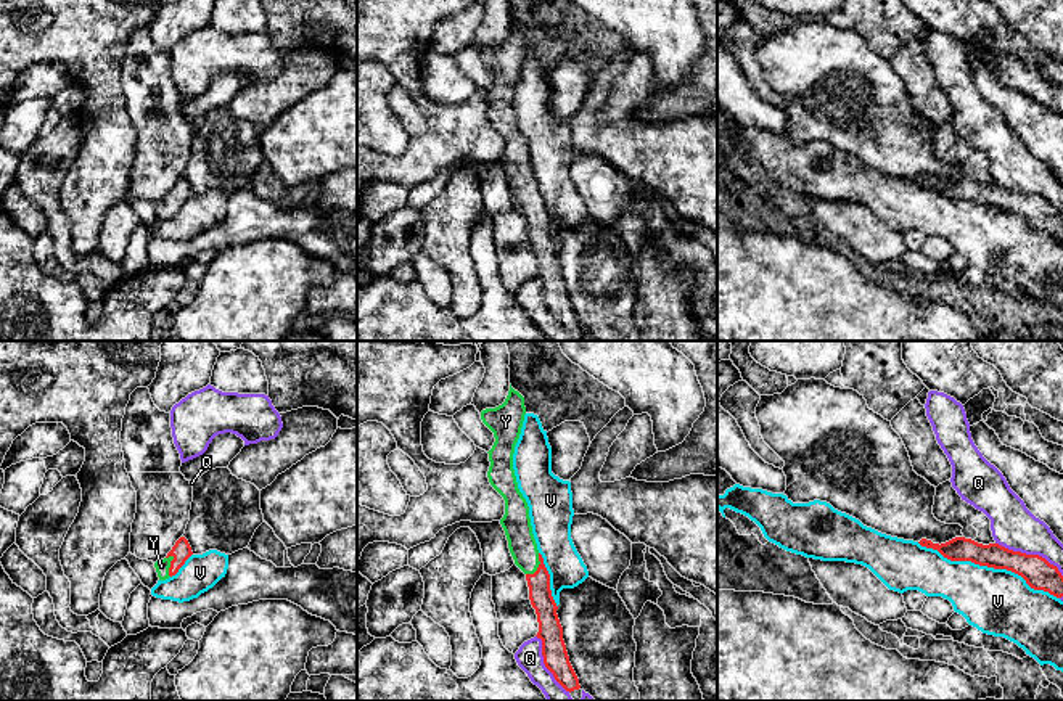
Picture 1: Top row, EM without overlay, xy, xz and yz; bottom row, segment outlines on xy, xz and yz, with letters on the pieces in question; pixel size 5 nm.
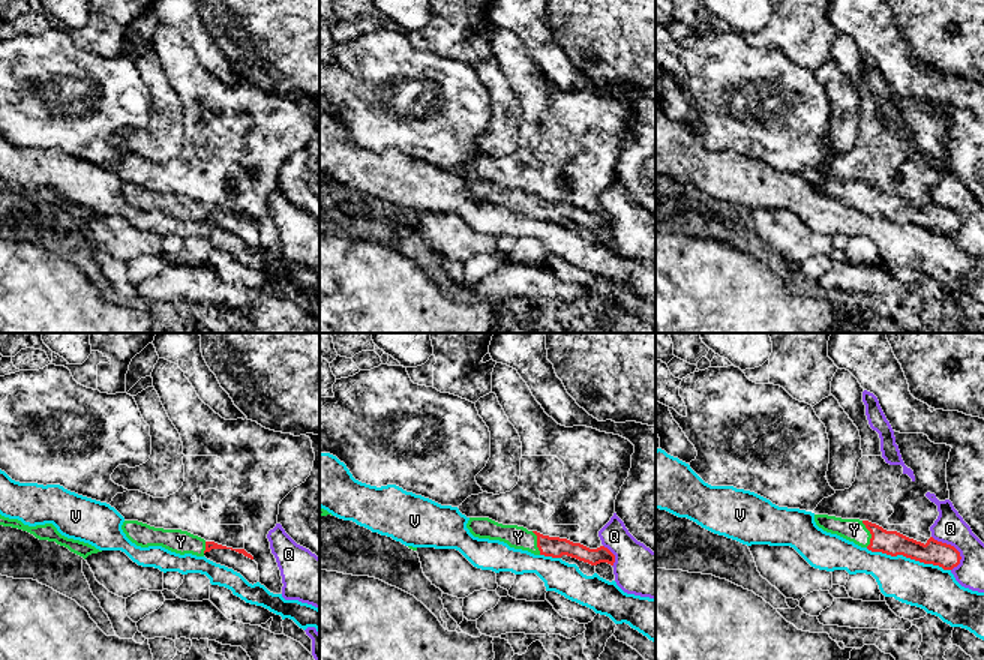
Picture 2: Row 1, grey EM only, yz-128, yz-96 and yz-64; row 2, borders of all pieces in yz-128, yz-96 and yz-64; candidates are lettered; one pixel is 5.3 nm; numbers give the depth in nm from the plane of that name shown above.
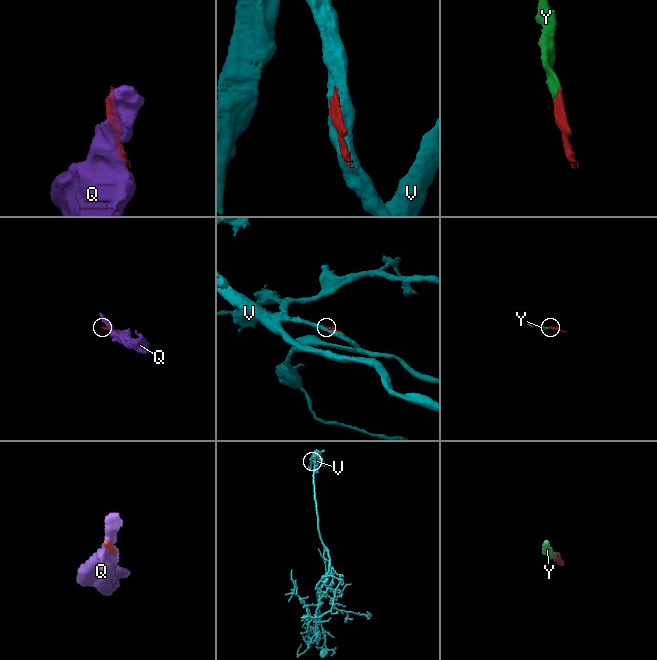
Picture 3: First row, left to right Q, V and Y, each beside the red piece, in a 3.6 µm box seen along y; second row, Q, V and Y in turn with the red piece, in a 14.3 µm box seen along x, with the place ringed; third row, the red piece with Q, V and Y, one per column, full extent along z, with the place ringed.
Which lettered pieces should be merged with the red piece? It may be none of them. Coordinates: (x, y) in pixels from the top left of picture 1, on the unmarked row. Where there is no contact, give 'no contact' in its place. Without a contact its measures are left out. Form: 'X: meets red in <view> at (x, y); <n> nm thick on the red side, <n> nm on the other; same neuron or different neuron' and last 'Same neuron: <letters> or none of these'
Q: meets red in yz at (1031, 195); 160 nm thick on the red side, 220 nm on the other; different neuron
V: meets red in yz at (988, 206); 150 nm thick on the red side, 340 nm on the other; different neuron
Y: meets red in xy at (171, 206); 90 nm thick on the red side, 70 nm on the other; same neuron
Same neuron: Y

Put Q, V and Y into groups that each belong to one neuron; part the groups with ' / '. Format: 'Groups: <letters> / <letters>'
Groups: Q / V / Y

